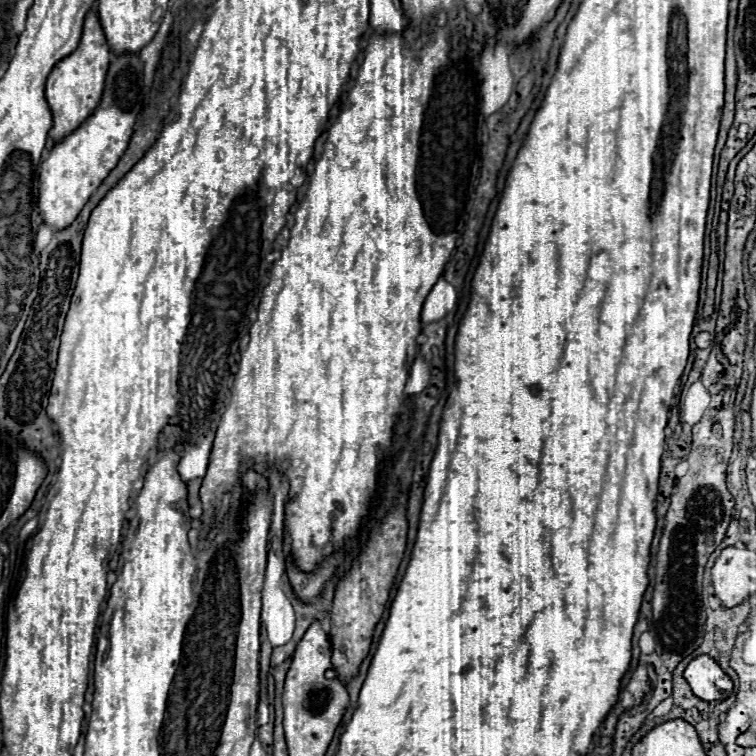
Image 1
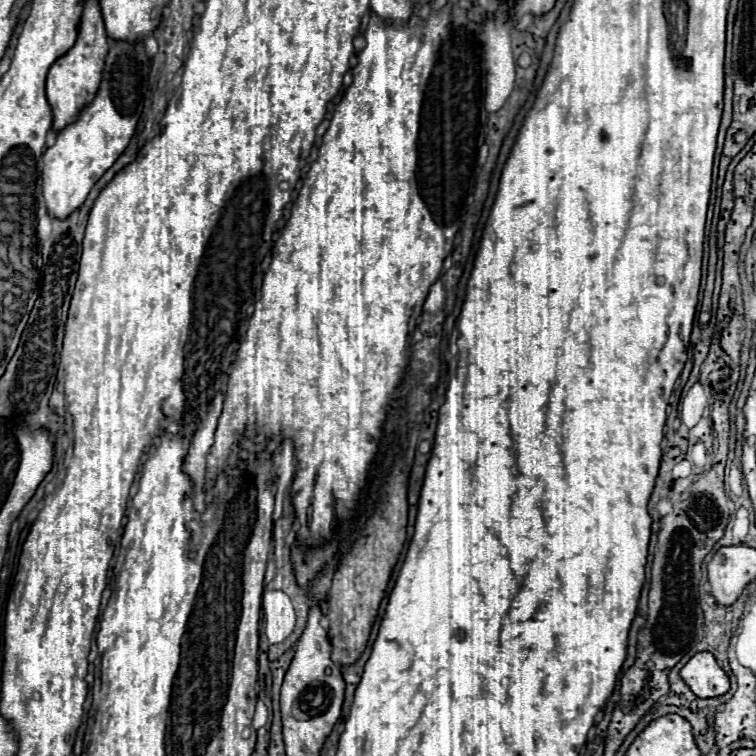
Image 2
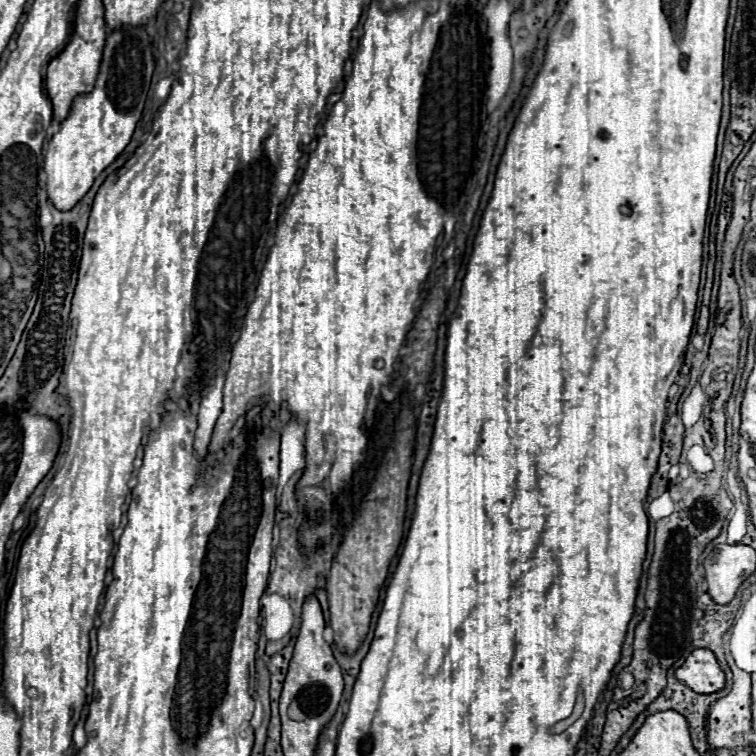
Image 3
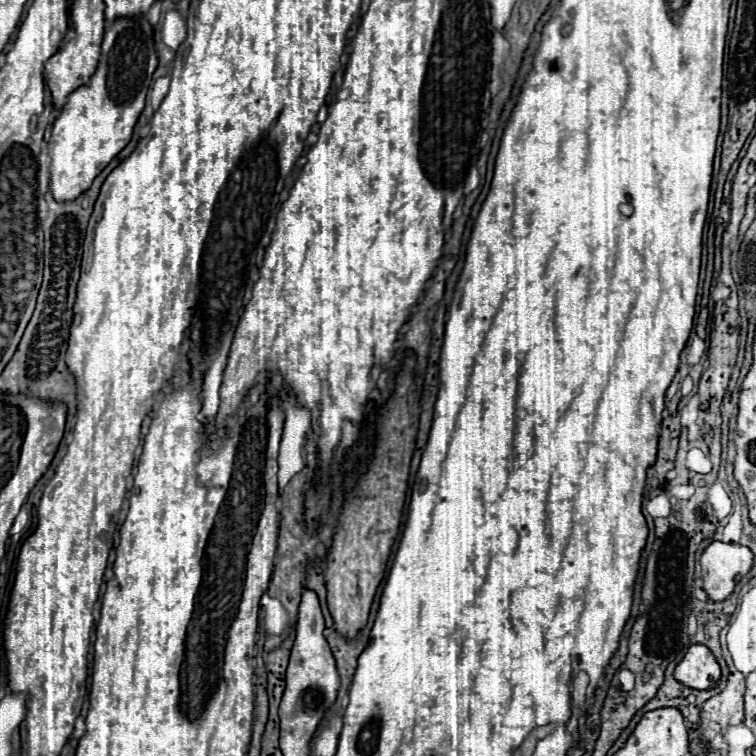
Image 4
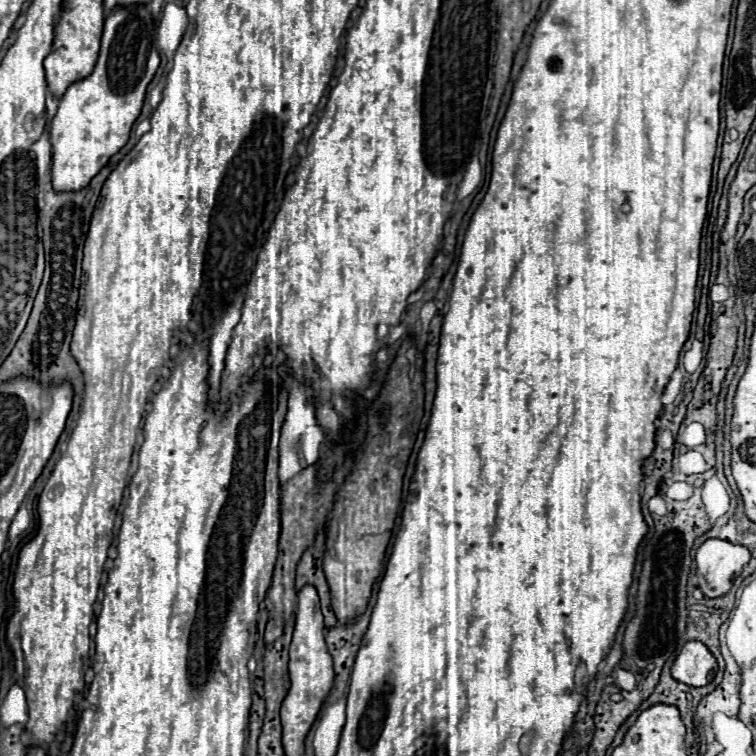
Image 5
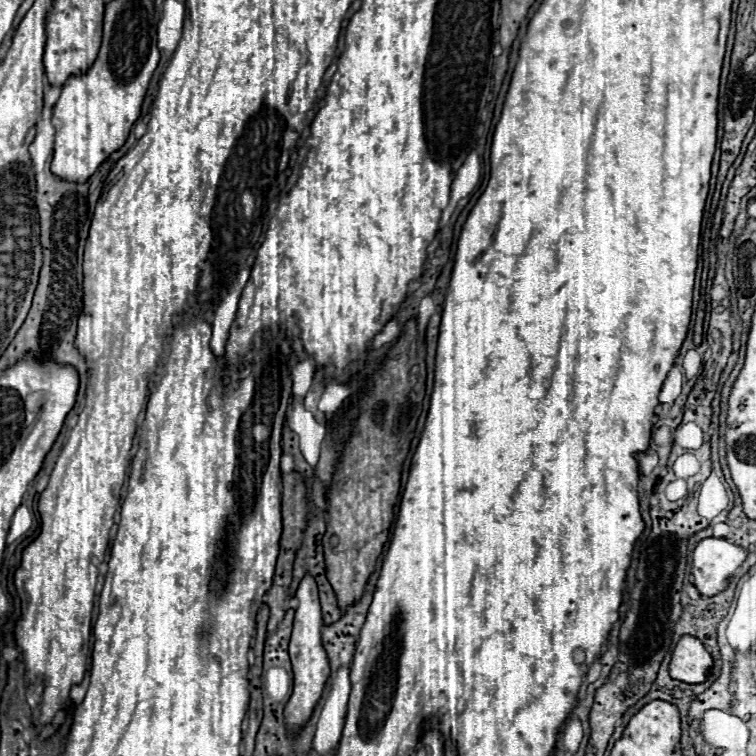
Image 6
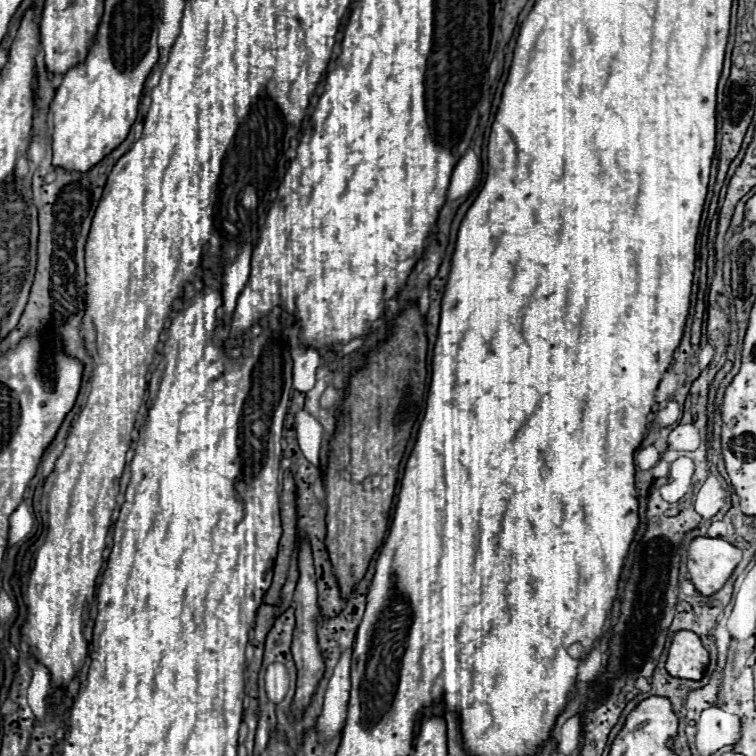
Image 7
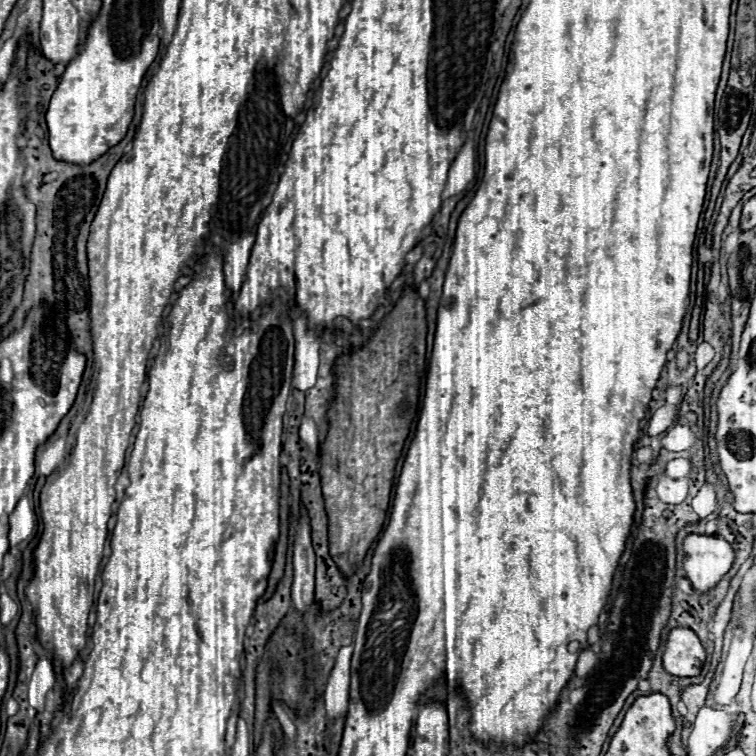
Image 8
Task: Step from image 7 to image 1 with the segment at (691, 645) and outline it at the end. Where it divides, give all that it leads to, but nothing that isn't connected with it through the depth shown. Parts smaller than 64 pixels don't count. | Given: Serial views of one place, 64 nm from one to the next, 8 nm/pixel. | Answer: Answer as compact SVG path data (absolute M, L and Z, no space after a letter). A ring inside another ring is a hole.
M698 656L694 658L686 670L684 678L692 686L692 692L706 702L718 702L726 700L732 692L732 680L730 676L718 666L718 662L710 656Z

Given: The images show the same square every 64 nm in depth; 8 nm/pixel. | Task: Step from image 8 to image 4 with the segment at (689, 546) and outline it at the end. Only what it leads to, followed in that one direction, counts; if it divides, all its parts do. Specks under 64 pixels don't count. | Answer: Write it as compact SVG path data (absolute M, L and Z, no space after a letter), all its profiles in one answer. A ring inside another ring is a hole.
M712 542L700 556L704 592L714 602L724 602L754 564L750 548L740 544Z

